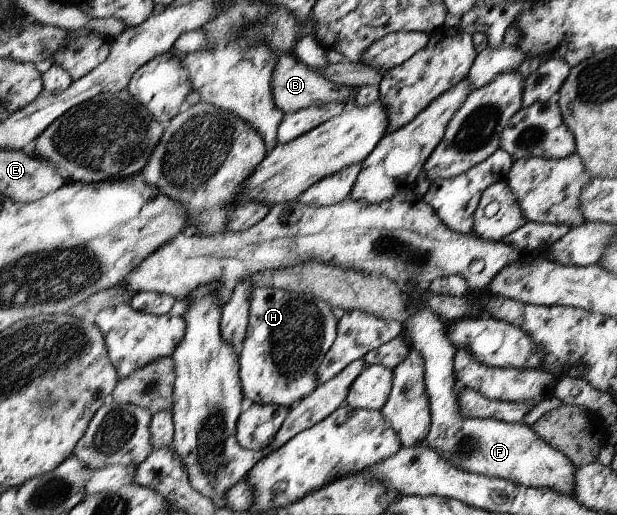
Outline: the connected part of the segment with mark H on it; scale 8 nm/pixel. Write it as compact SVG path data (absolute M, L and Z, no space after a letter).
M273 287L254 288L246 336L239 352L244 398L262 405L292 408L318 387L316 371L336 340L337 321L326 301Z

